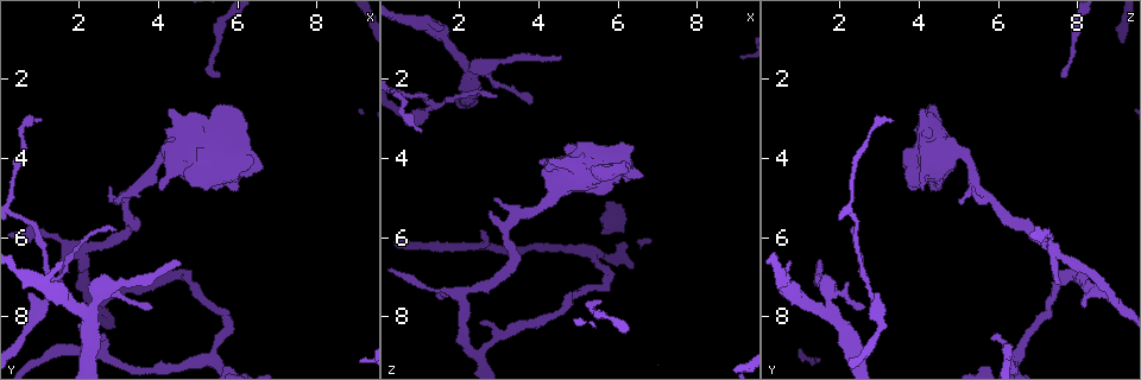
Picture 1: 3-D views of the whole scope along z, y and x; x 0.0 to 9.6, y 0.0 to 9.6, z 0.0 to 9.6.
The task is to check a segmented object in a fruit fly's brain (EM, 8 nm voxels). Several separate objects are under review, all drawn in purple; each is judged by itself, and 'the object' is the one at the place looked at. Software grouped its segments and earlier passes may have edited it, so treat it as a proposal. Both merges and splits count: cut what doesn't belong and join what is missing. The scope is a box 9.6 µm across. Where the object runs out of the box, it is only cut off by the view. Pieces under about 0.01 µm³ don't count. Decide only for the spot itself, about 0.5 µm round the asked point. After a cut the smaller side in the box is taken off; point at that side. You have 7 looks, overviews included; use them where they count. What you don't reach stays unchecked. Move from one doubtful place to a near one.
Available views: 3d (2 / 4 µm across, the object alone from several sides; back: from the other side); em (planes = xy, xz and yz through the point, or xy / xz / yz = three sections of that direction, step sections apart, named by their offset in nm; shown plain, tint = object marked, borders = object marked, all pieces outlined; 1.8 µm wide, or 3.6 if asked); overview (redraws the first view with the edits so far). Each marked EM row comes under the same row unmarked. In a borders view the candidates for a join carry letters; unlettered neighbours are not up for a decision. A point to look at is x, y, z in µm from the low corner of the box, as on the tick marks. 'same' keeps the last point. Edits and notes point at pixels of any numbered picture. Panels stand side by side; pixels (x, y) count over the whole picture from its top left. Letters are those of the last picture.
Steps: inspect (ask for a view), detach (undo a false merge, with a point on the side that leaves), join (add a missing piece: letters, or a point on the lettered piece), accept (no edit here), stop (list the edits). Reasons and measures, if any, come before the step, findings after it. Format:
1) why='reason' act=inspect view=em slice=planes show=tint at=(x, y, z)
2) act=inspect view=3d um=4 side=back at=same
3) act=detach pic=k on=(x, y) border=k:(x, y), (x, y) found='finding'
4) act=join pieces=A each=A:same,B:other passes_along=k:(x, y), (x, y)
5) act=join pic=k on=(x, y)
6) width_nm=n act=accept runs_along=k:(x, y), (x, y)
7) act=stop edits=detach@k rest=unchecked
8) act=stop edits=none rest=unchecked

why='free end' act=inspect view=em slice=xy step=16 show=tint at=(1.60, 6.65, 0.80)

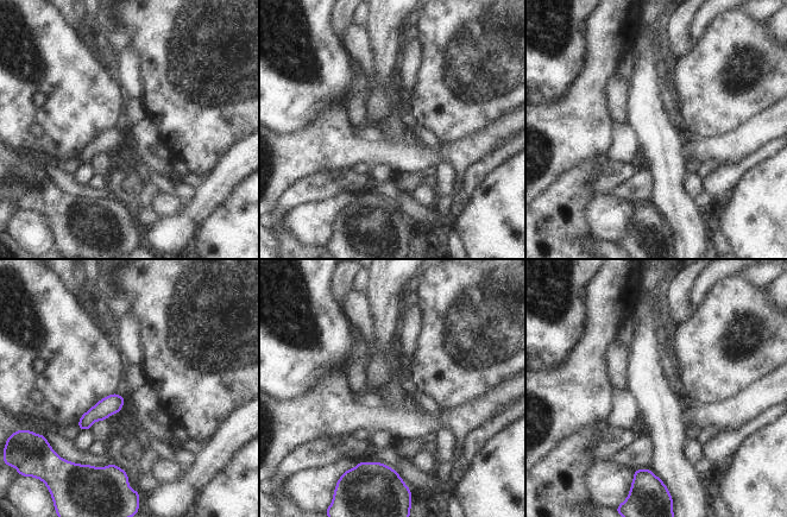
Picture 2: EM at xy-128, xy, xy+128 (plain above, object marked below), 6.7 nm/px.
act=inspect view=em slice=planes show=borders at=same

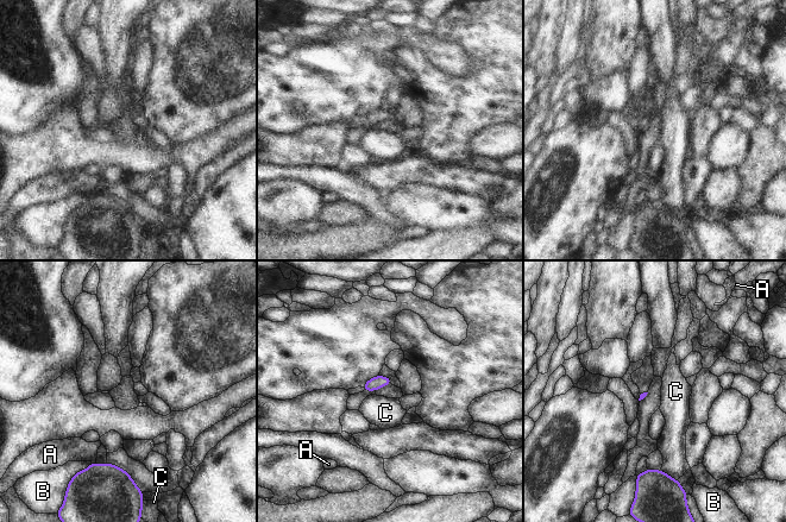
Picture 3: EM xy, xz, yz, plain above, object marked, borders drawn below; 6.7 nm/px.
act=accept each=A:other,B:other,C:other found='none of them fits'

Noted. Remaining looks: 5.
why='an open end' act=inspect view=em slice=xz step=8 show=borders at=(4.50, 6.60, 1.45)

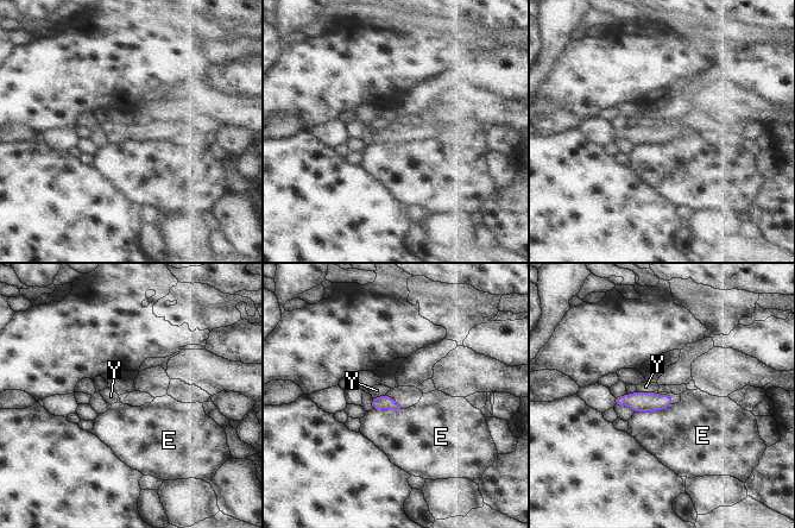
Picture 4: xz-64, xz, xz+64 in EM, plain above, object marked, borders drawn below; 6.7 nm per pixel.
act=inspect view=em slice=planes show=borders at=same

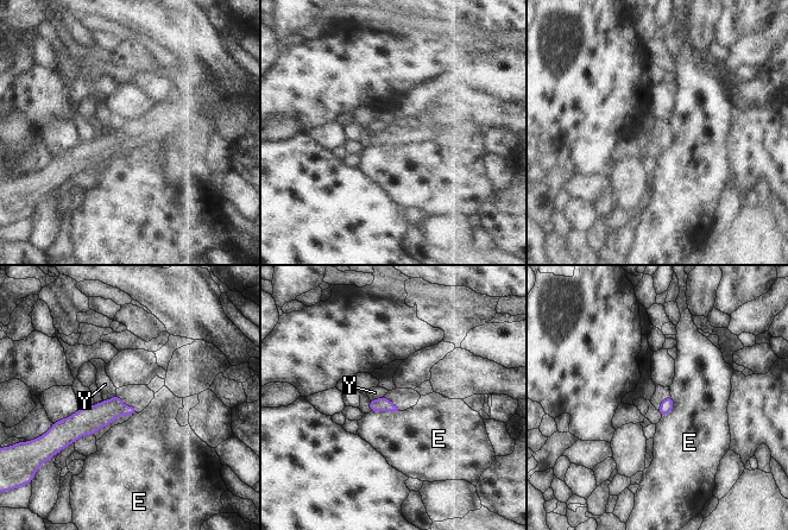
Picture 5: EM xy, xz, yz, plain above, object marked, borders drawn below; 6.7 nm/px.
width_nm=90 act=accept each=E:other,Y:other runs_along=5:(133, 410), (61, 423) found='none of them fits'

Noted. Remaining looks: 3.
why='three-way junction' act=inspect view=em slice=planes show=borders at=(2.40, 7.60, 8.90)

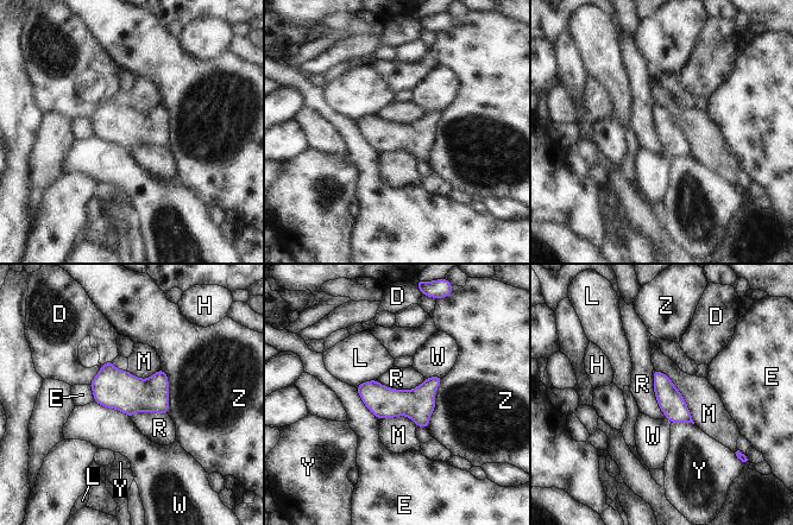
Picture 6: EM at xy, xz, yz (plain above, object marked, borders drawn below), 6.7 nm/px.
act=accept each=D:other,E:other,H:other,L:other,M:other,R:other,W:other,Y:other,Z:other border=6:(426, 378), (411, 388), (377, 381) found='continuous, no second cell'

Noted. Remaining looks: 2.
act=stop edits=none rest=unchecked

